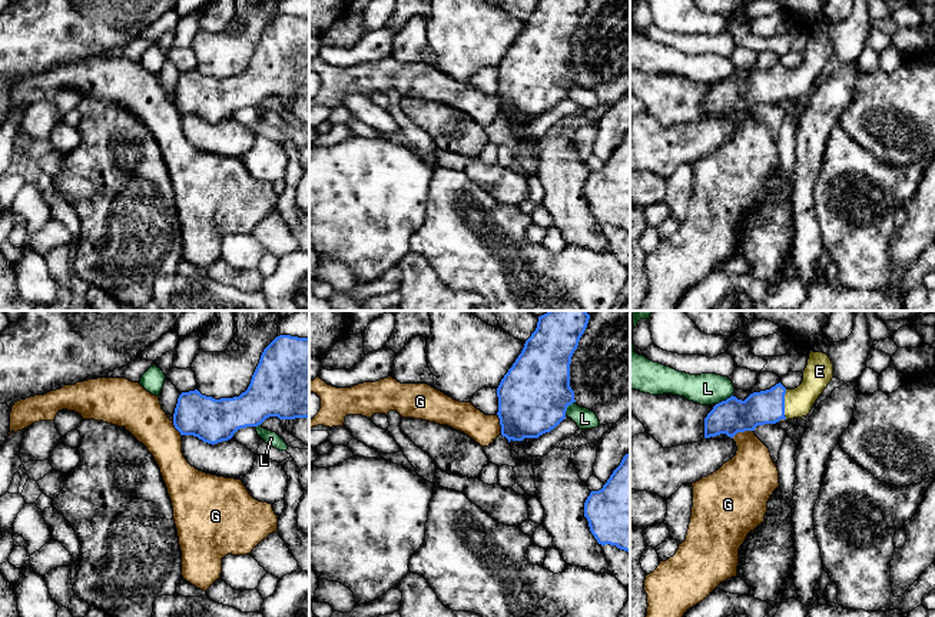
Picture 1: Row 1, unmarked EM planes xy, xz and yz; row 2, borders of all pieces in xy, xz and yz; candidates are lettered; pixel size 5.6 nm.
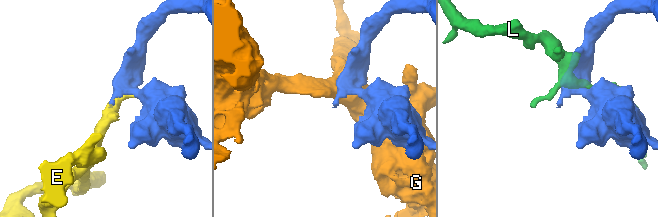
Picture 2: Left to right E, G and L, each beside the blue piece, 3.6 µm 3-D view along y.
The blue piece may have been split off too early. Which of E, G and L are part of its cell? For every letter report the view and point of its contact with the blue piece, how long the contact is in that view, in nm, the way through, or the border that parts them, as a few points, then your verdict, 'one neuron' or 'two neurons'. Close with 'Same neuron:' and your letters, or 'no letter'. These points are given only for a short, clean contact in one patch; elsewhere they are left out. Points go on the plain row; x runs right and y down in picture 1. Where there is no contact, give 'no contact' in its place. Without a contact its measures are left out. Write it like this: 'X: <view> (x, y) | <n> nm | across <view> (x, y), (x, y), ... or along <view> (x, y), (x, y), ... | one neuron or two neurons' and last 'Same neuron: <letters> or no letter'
E: yz (783, 86) | 190 nm | one neuron
G: yz (742, 110) | 130 nm | along yz (752, 109), (736, 112), (732, 116) | two neurons
L: yz (723, 80) | 110 nm | two neurons
Same neuron: E

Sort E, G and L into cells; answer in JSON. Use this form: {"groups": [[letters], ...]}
{"groups": [["E"], ["G"], ["L"]]}

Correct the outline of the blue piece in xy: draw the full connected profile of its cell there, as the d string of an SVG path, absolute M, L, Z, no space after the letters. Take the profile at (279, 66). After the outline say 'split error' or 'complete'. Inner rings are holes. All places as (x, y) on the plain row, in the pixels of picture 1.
M276 16L263 29L248 69L239 76L215 79L198 69L182 72L175 87L173 105L180 115L193 115L213 125L231 119L241 107L261 105L269 96L309 97L309 17Z; complete

